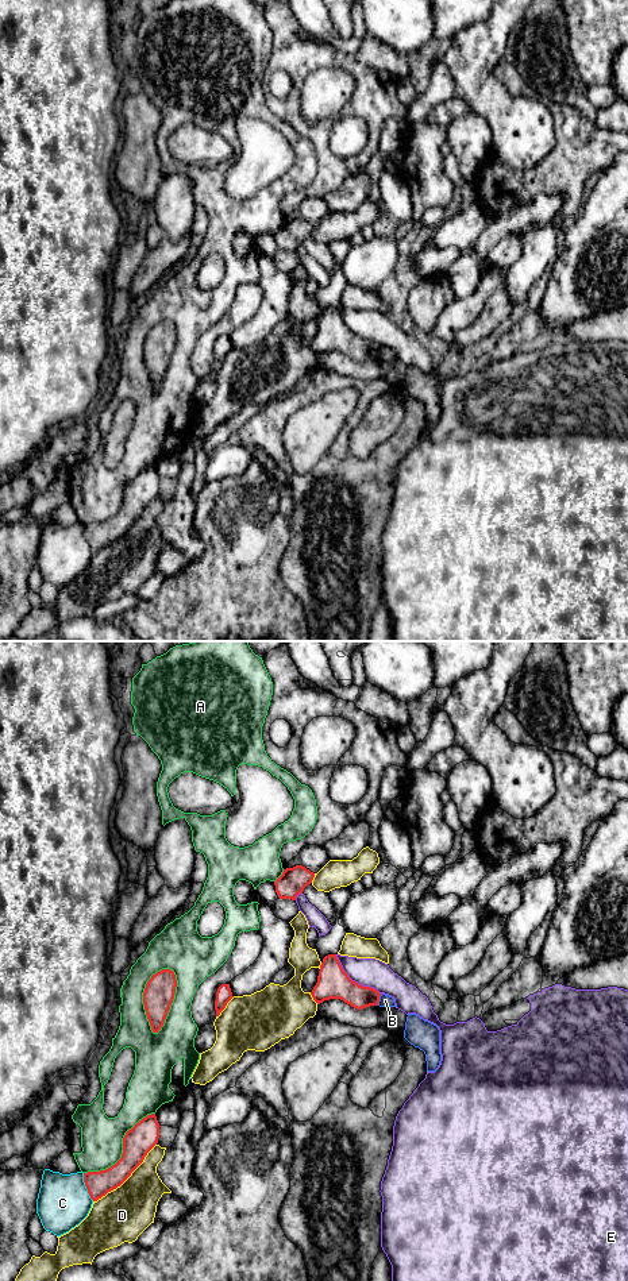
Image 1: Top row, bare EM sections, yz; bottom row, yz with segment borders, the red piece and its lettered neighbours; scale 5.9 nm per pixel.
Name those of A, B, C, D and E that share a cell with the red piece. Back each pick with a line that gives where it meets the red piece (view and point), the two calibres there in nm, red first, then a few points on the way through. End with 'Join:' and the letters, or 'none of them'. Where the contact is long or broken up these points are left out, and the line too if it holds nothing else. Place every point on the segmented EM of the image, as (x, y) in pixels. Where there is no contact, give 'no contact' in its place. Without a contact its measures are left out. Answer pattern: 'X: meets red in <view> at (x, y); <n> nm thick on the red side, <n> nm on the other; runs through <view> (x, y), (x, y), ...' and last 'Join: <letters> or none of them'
Join: none of them

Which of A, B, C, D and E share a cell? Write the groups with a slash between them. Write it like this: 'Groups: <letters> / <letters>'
Groups: A / B / C / D / E

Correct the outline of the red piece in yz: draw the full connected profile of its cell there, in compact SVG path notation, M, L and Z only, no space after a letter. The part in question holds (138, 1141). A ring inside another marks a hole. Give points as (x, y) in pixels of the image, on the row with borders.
M155 1114L147 1115L126 1133L123 1154L115 1165L105 1170L84 1173L84 1182L93 1201L120 1187L143 1162L158 1143L159 1127Z

